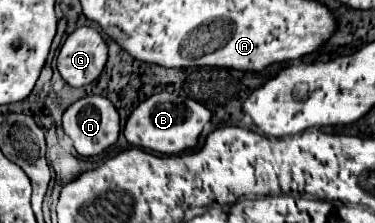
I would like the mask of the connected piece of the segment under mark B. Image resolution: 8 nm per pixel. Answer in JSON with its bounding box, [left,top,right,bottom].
[125,92,211,154]

